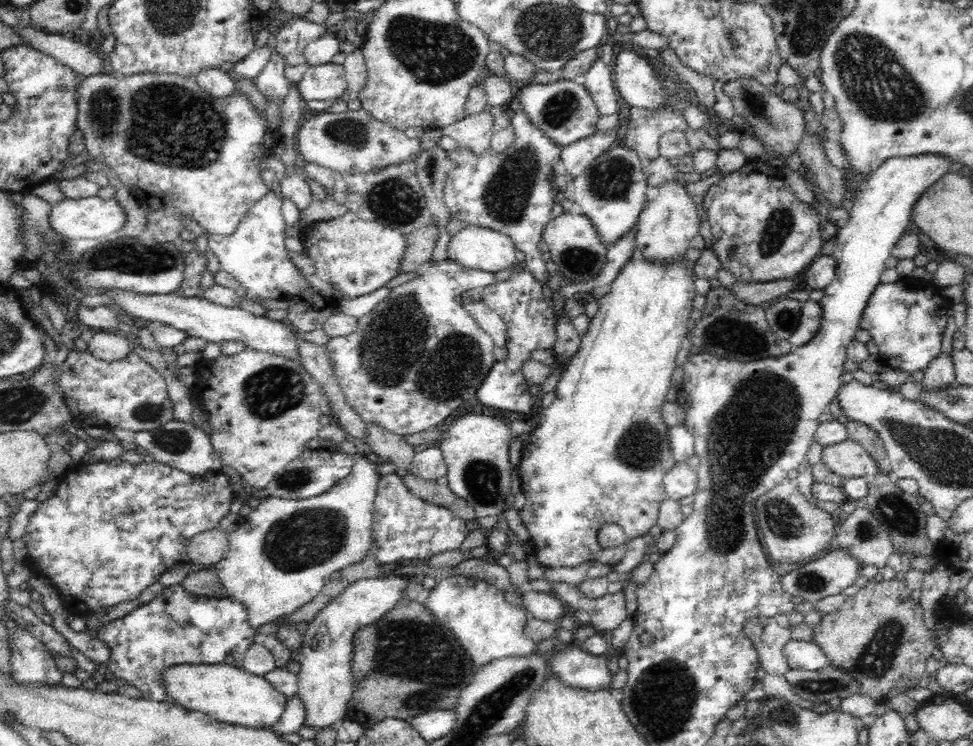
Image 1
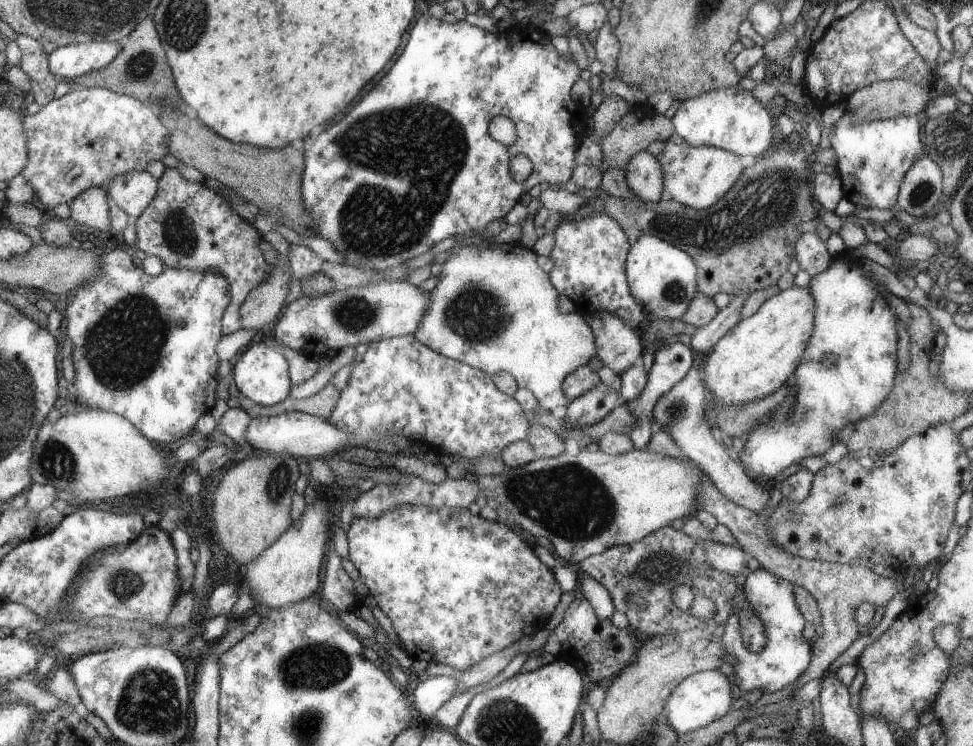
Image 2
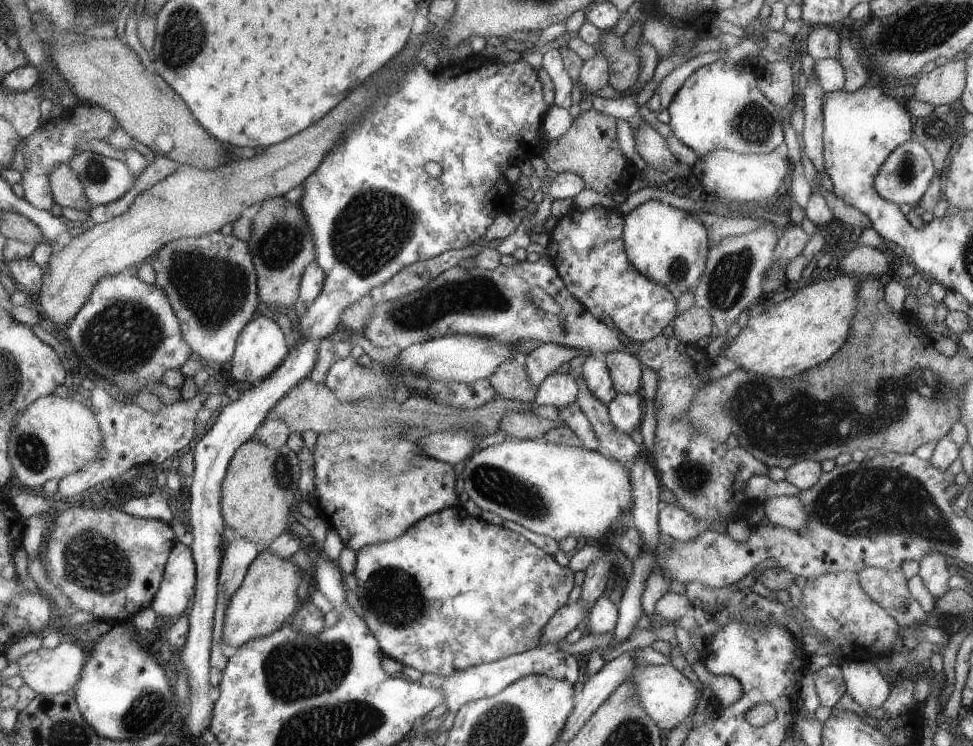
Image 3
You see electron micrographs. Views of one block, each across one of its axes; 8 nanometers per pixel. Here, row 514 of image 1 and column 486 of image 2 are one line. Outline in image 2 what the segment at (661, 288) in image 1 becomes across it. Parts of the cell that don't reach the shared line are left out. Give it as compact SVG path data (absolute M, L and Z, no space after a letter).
M402 503L399 507L392 507L391 511L384 511L382 515L377 517L353 518L346 536L349 559L358 569L361 576L360 580L367 586L370 594L374 596L378 606L392 620L403 650L413 660L426 660L430 663L442 662L443 665L456 668L460 674L467 668L474 667L482 659L487 659L488 656L503 651L520 639L544 629L544 624L548 622L552 610L560 602L562 592L560 592L558 581L554 580L552 570L546 568L538 560L534 550L528 544L524 544L524 540L516 534L516 531L504 523L486 522L486 519L482 520L482 518L478 518L478 515L470 514L469 510L460 510L460 508L456 510L456 508L450 508L449 506L437 507Z

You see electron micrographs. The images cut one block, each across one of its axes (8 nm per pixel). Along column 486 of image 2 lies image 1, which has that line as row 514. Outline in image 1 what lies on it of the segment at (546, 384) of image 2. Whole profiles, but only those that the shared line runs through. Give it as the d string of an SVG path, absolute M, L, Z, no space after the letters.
M363 450L355 454L355 460L349 476L318 496L300 500L262 498L253 505L252 512L242 517L236 530L229 534L230 548L226 558L217 562L214 568L227 596L246 607L252 628L258 629L262 624L281 620L298 611L331 581L330 574L368 559L374 546L373 504L381 475L377 470L378 464L370 462Z

